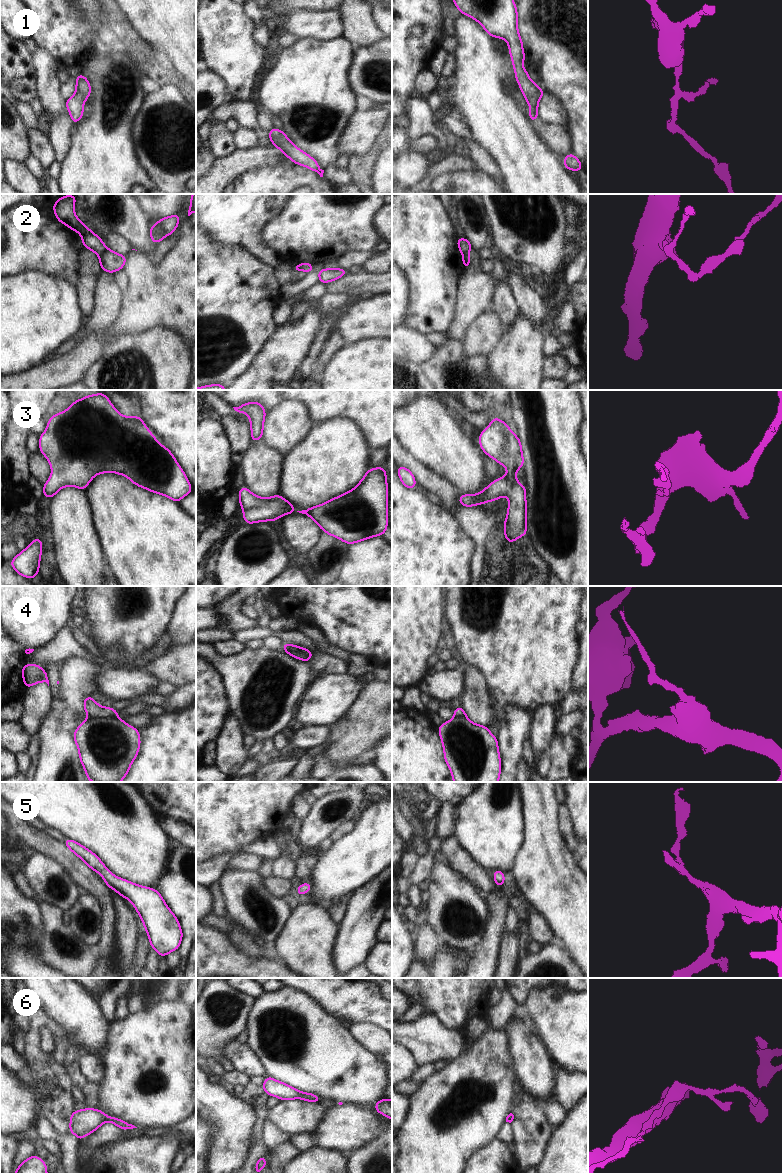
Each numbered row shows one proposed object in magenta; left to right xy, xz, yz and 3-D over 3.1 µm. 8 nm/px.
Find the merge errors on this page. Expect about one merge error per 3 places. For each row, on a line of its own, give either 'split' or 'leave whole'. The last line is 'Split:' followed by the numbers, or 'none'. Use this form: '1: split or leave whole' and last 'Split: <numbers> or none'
1: leave whole
2: split
3: leave whole
4: split
5: leave whole
6: leave whole
Split: 2, 4

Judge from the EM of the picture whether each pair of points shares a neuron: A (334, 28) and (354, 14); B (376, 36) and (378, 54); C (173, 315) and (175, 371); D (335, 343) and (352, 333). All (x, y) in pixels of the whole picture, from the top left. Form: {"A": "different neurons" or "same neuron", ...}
{"A": "different neurons", "B": "different neurons", "C": "different neurons", "D": "different neurons"}

